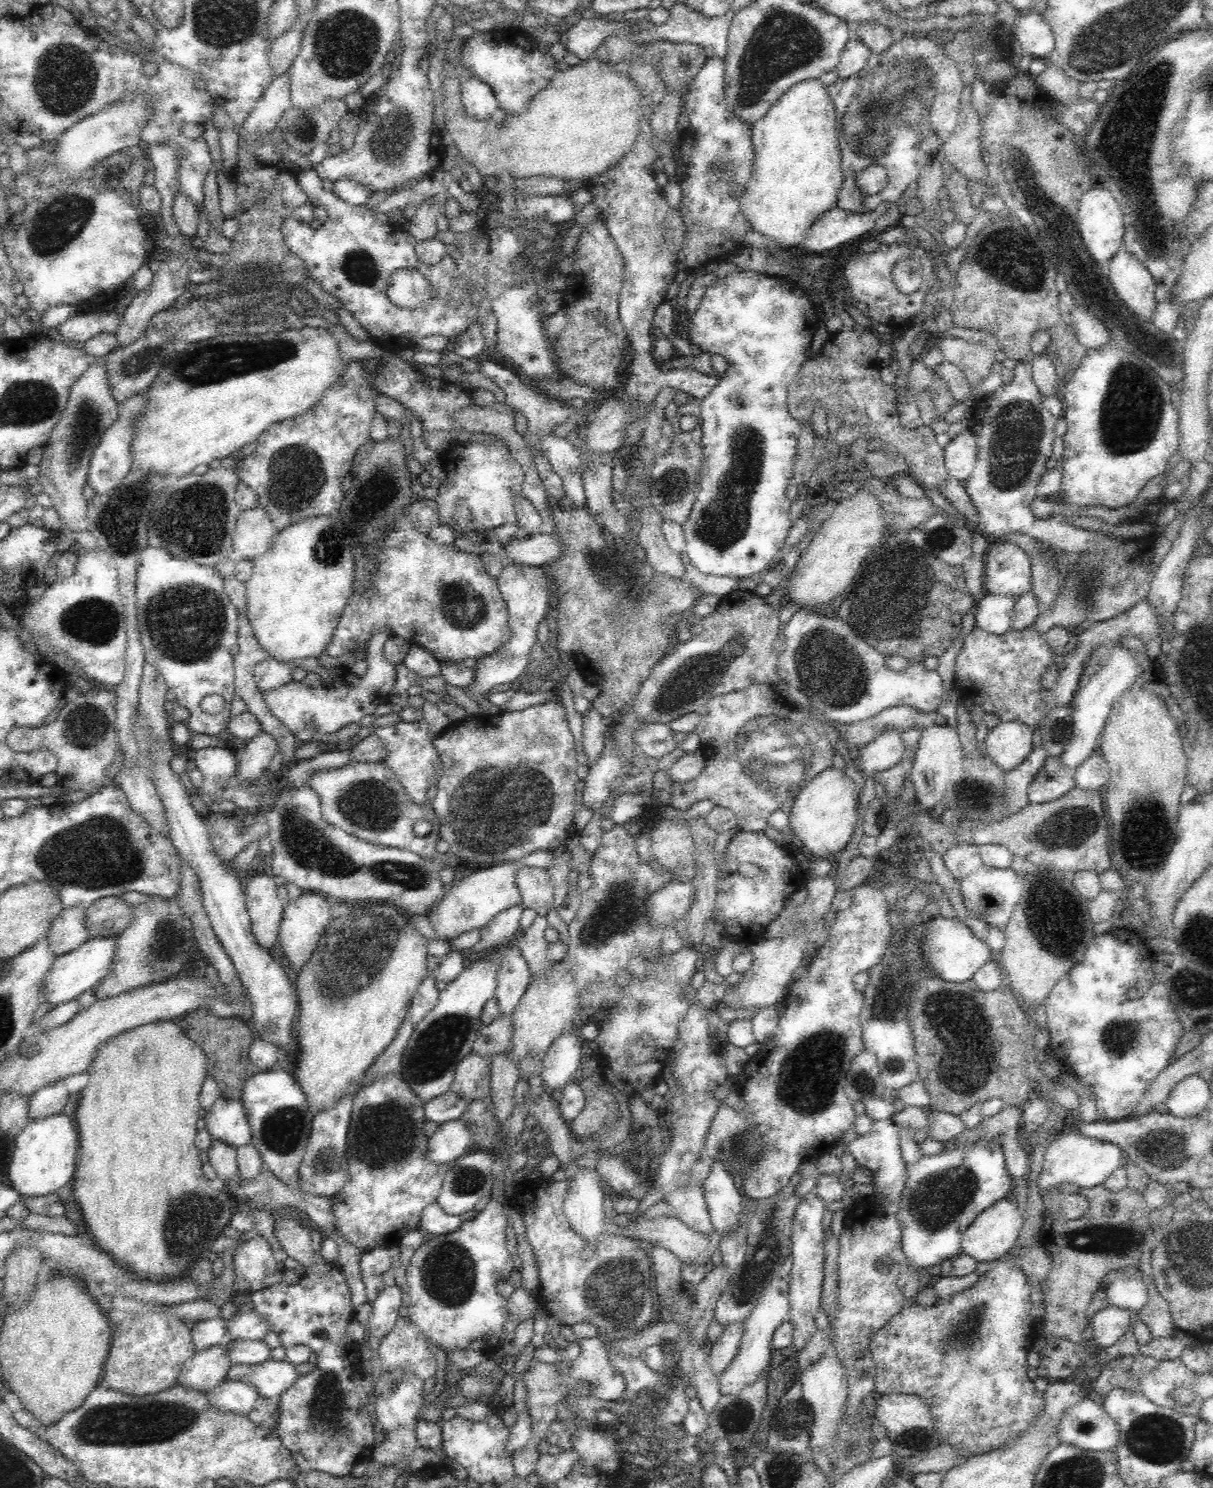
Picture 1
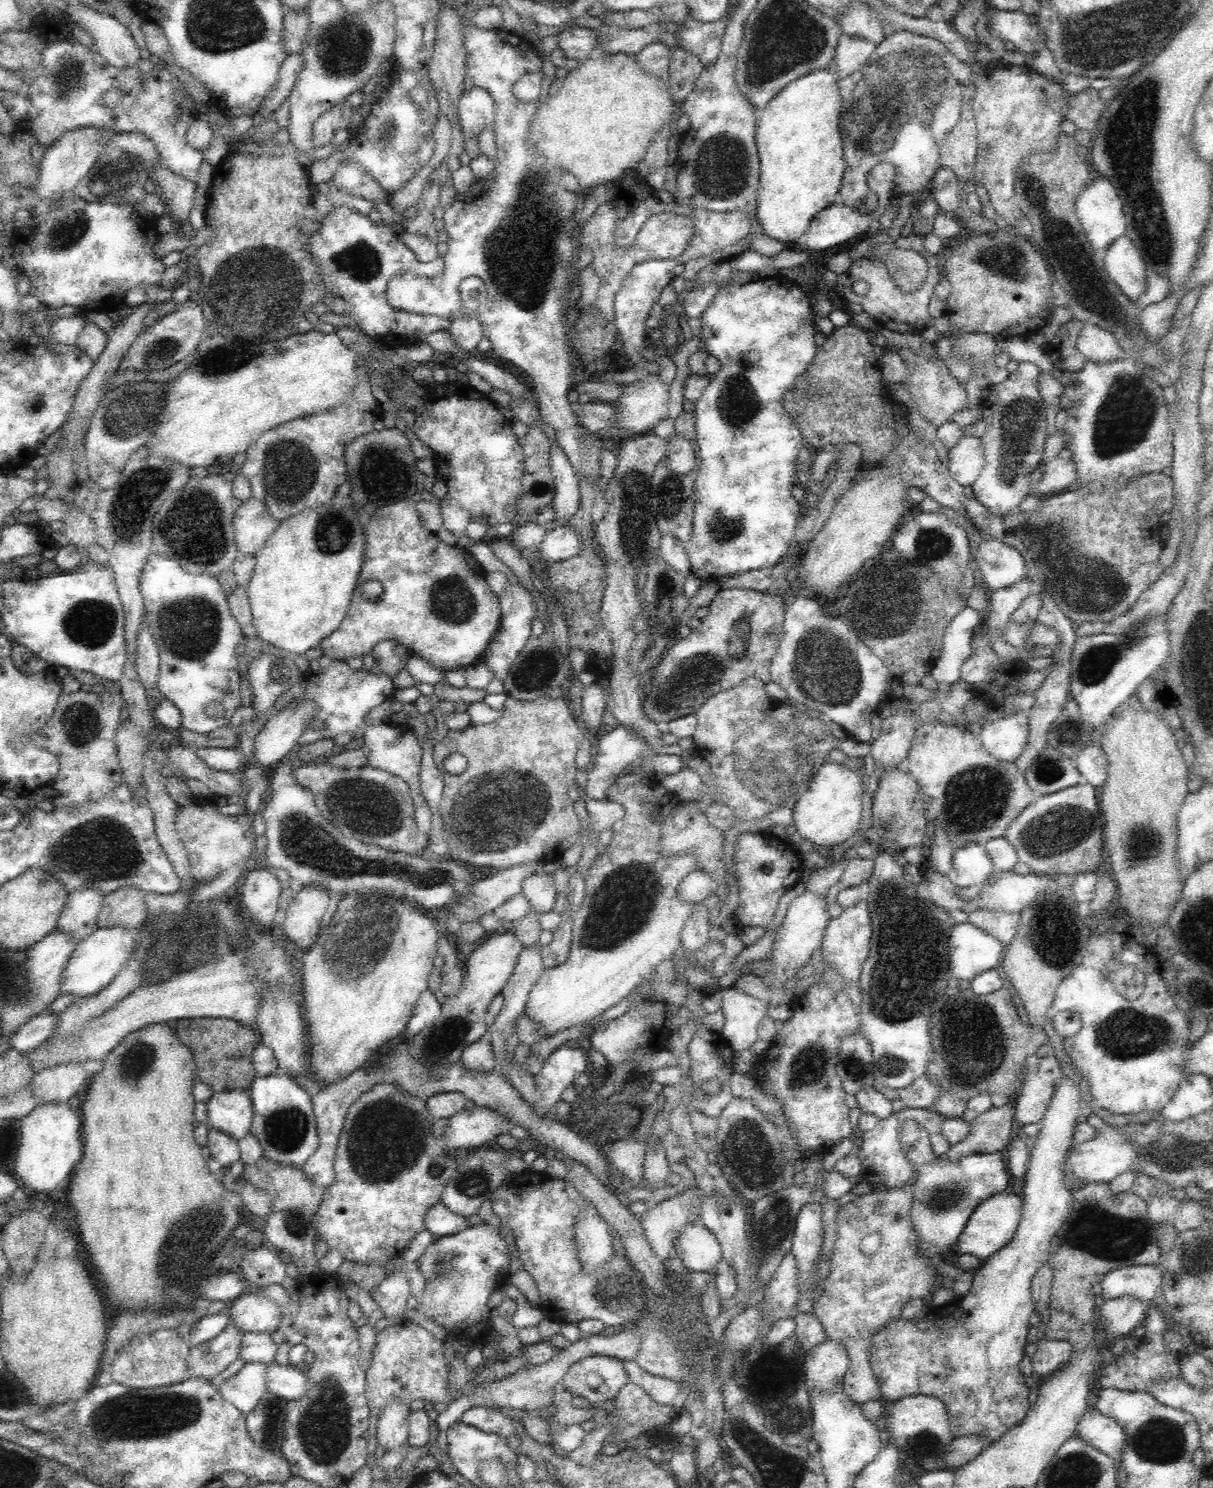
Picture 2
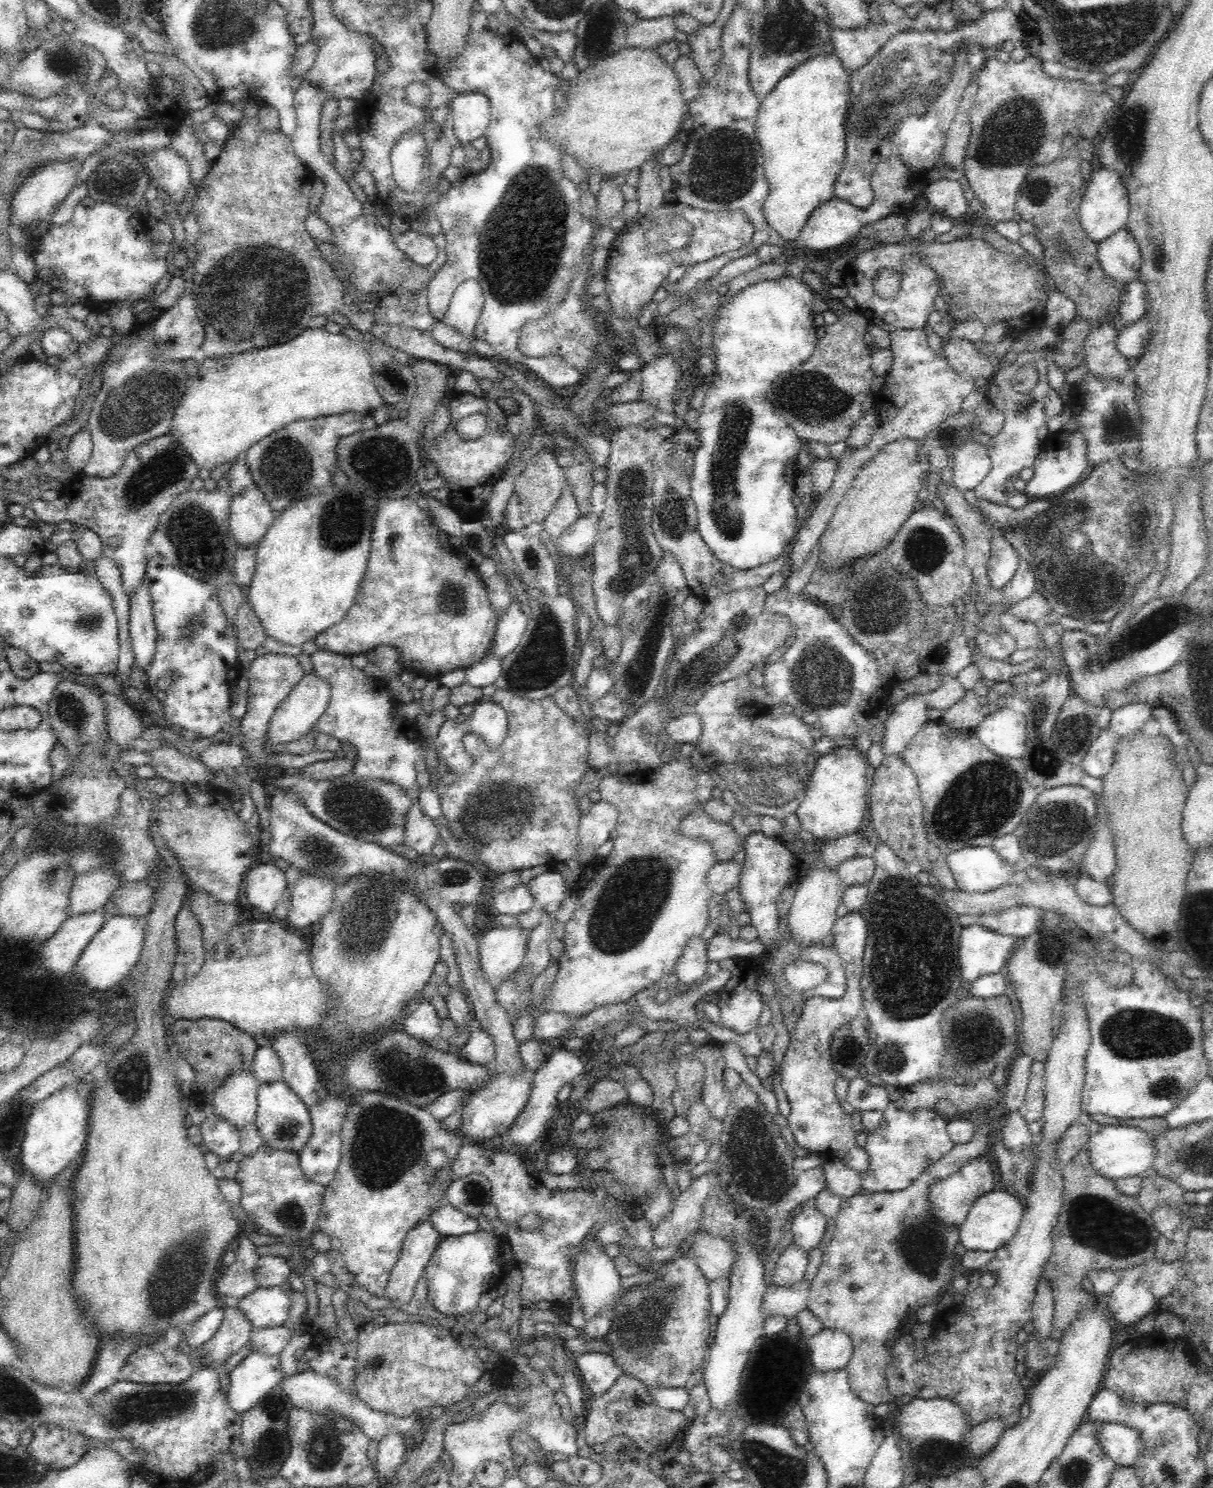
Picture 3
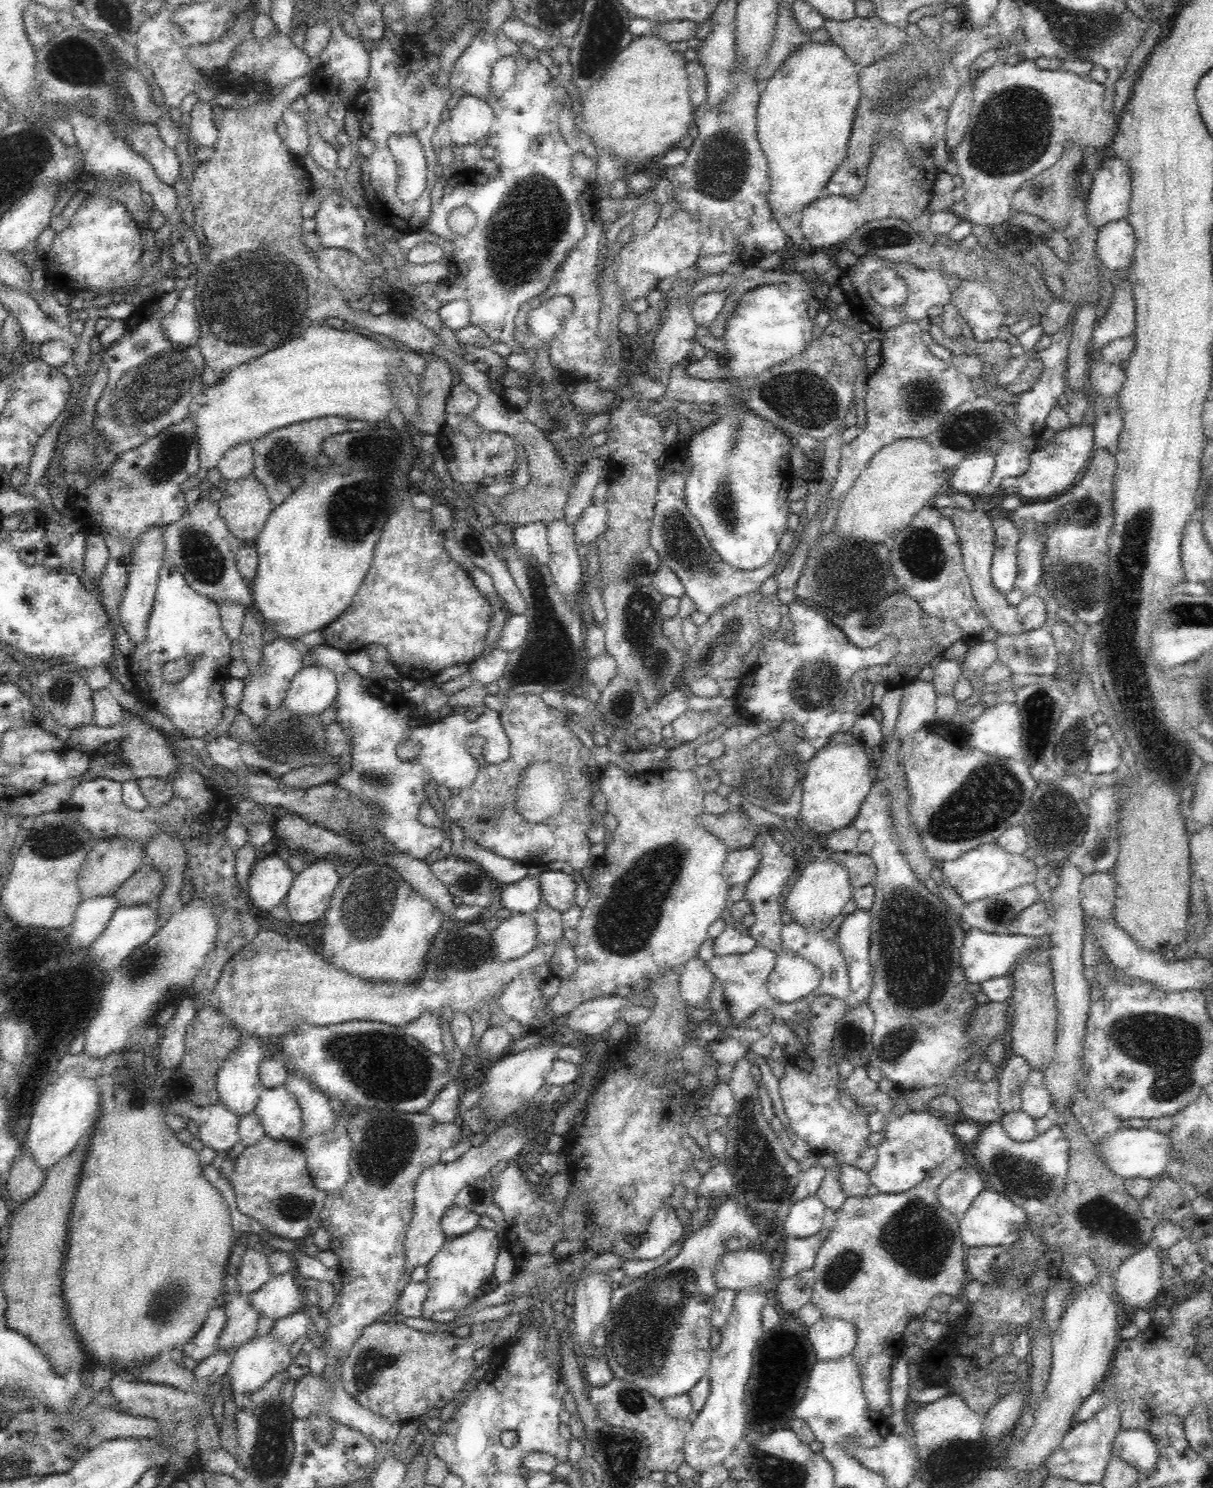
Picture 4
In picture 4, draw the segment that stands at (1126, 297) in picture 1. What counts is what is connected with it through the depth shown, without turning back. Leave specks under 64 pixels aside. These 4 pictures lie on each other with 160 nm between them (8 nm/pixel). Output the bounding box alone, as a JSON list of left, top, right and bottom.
[1097,219,1136,270]

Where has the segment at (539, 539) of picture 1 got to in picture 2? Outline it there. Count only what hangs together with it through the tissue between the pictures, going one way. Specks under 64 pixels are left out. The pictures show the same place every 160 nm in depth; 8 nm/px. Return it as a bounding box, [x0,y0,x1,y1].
[536,524,580,564]

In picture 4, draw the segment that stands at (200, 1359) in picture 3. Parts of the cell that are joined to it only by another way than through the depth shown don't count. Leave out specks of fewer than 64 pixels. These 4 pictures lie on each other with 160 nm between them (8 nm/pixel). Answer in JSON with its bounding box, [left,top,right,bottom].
[216,1291,260,1352]

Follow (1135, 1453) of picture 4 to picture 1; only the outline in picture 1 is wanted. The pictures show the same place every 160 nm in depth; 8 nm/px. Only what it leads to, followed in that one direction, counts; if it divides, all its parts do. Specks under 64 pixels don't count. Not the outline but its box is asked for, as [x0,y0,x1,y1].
[1057,1395,1119,1450]

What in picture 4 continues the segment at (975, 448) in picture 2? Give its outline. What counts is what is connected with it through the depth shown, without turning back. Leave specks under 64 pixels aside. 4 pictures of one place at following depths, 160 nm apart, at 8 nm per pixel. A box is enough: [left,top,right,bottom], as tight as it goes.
[948,448,995,494]

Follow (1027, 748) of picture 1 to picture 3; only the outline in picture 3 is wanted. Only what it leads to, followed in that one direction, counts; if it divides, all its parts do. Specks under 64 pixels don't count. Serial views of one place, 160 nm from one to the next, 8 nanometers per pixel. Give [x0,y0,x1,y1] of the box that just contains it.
[975,708,1026,759]

